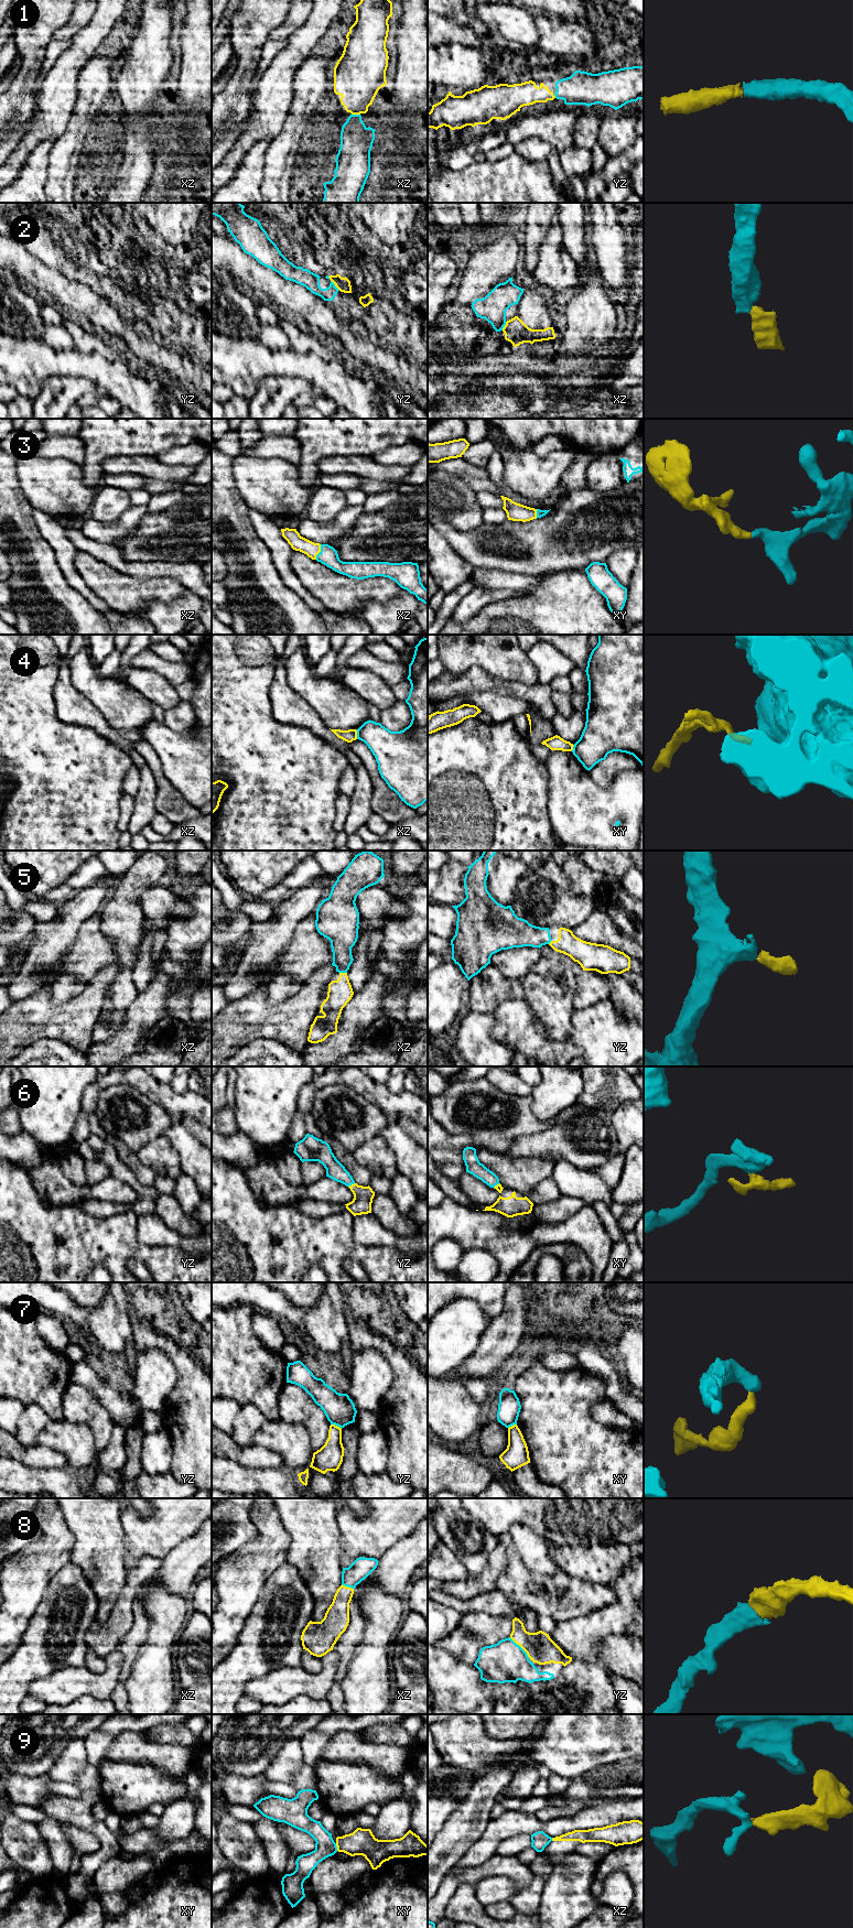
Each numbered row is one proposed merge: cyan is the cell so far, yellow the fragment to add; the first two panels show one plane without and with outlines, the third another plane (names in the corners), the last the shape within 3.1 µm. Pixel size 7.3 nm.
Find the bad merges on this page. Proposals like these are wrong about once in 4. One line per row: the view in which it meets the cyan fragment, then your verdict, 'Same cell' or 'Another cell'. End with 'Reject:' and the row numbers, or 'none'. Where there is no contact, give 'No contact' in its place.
1: Touches cyan in xz. Same cell
2: Touches cyan in yz. Another cell
3: Touches cyan in xz. Same cell
4: Touches cyan in xz. Another cell
5: Touches cyan in xz. Same cell
6: Touches cyan in yz. Same cell
7: Touches cyan in yz. Another cell
8: Touches cyan in yz. Same cell
9: Touches cyan in xy. Another cell
Reject: 2, 4, 7, 9

